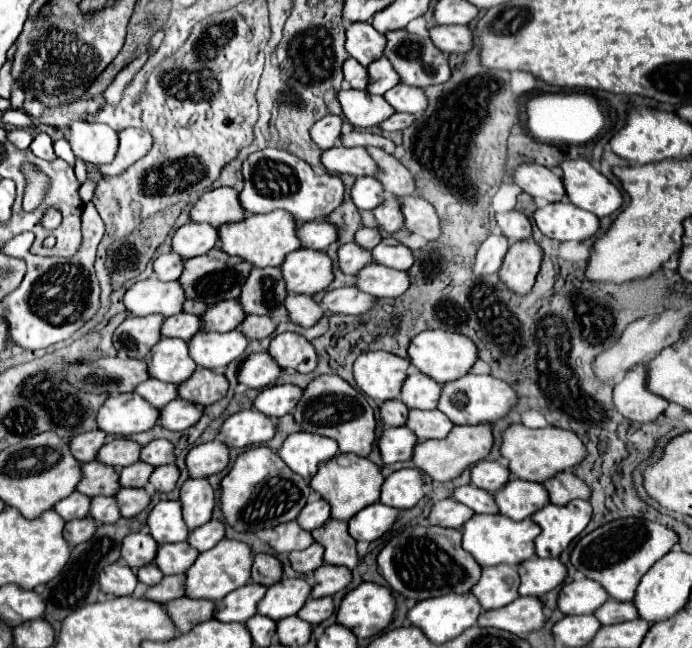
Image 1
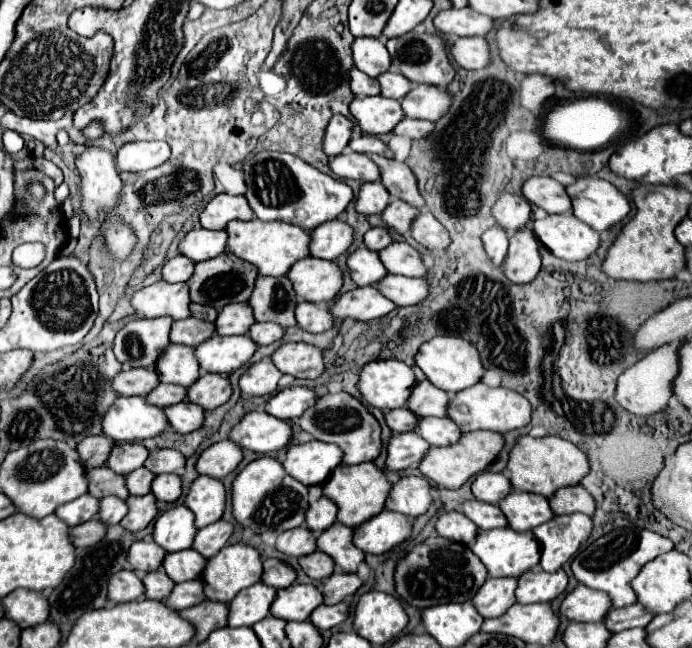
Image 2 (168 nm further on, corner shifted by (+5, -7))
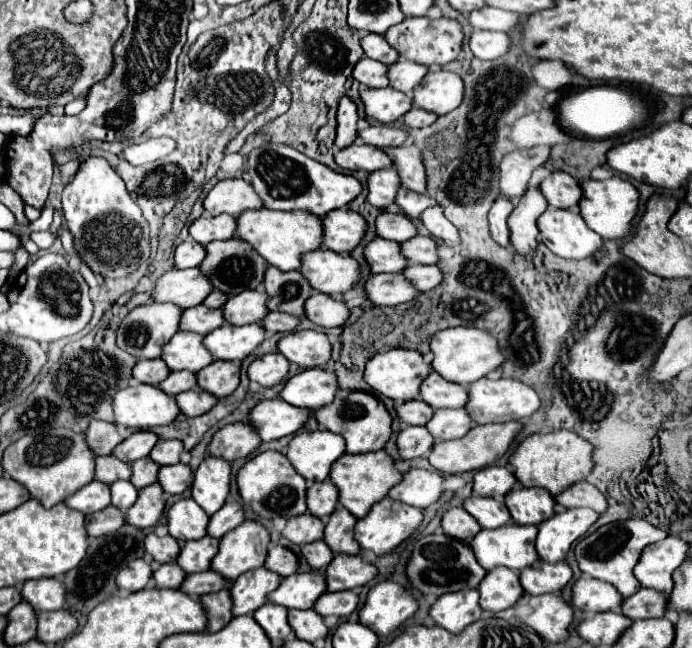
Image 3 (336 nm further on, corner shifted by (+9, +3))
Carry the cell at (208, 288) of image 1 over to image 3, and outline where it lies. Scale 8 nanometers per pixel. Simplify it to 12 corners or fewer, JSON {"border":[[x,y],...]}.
{"border":[[241,238],[211,242],[201,270],[235,296],[263,282],[269,264]]}

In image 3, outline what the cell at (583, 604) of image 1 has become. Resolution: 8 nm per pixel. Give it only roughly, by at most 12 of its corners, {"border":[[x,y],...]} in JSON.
{"border":[[581,576],[573,606],[589,614],[619,608],[623,596],[609,582]]}

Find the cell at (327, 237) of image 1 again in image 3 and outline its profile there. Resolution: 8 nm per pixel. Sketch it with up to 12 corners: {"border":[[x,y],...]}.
{"border":[[339,208],[323,218],[323,246],[351,252],[365,236],[361,214]]}

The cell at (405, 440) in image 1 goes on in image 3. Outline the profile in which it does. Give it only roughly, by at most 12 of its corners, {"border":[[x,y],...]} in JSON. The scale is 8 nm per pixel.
{"border":[[425,426],[397,436],[401,458],[429,456],[435,438]]}

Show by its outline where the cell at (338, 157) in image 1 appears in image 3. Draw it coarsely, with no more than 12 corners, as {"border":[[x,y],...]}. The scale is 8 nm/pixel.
{"border":[[351,144],[335,154],[345,170],[375,172],[393,160],[375,146]]}

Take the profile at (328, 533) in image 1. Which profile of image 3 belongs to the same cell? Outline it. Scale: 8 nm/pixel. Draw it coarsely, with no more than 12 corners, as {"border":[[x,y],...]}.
{"border":[[343,506],[329,516],[323,540],[335,554],[359,554],[357,518]]}

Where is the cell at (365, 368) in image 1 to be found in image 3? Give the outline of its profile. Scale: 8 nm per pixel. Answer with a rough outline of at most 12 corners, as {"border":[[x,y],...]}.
{"border":[[415,350],[377,352],[365,382],[403,404],[431,366]]}

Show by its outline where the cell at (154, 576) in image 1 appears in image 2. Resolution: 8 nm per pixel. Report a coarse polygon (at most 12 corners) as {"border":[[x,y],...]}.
{"border":[[163,570],[143,576],[145,596],[163,600],[175,582]]}

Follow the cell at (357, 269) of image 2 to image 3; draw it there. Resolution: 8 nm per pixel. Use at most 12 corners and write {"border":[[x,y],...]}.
{"border":[[375,238],[365,246],[371,272],[403,272],[401,244]]}

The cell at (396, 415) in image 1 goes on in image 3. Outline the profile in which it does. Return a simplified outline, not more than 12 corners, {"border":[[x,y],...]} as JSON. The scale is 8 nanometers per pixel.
{"border":[[423,400],[397,406],[403,424],[425,426],[433,408]]}

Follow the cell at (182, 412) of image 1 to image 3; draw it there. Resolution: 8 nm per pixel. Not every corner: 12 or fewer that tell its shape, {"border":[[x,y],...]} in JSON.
{"border":[[201,388],[177,398],[185,416],[201,416],[217,404],[215,394]]}

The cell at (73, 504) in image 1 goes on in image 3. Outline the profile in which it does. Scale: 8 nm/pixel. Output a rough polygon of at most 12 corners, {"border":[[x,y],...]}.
{"border":[[93,480],[65,504],[93,514],[111,504],[107,484]]}

